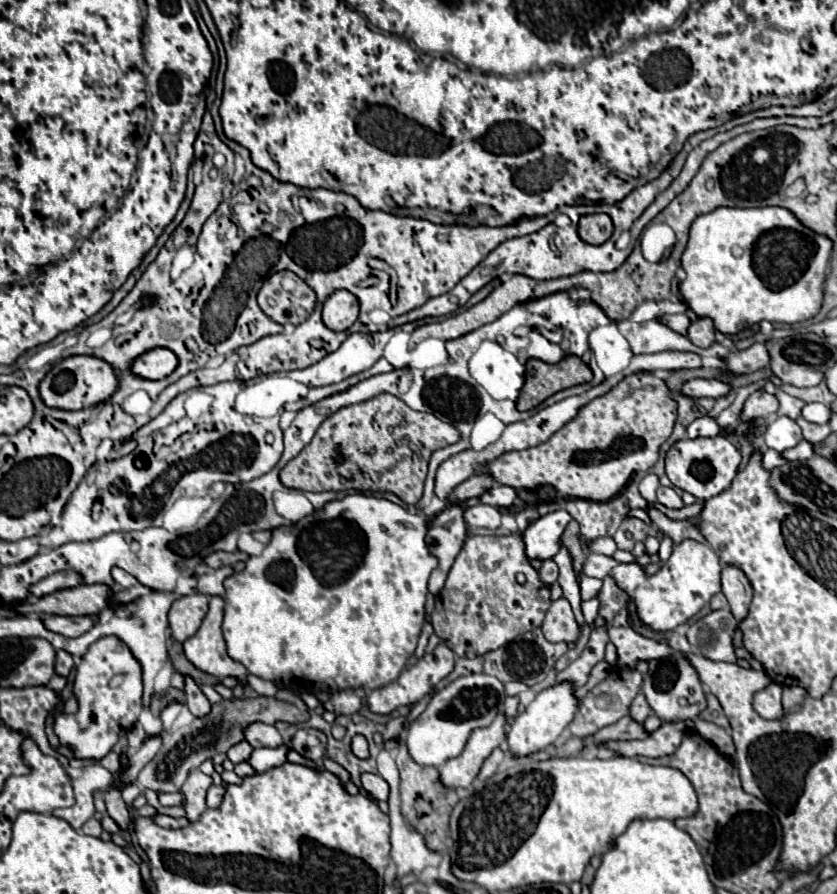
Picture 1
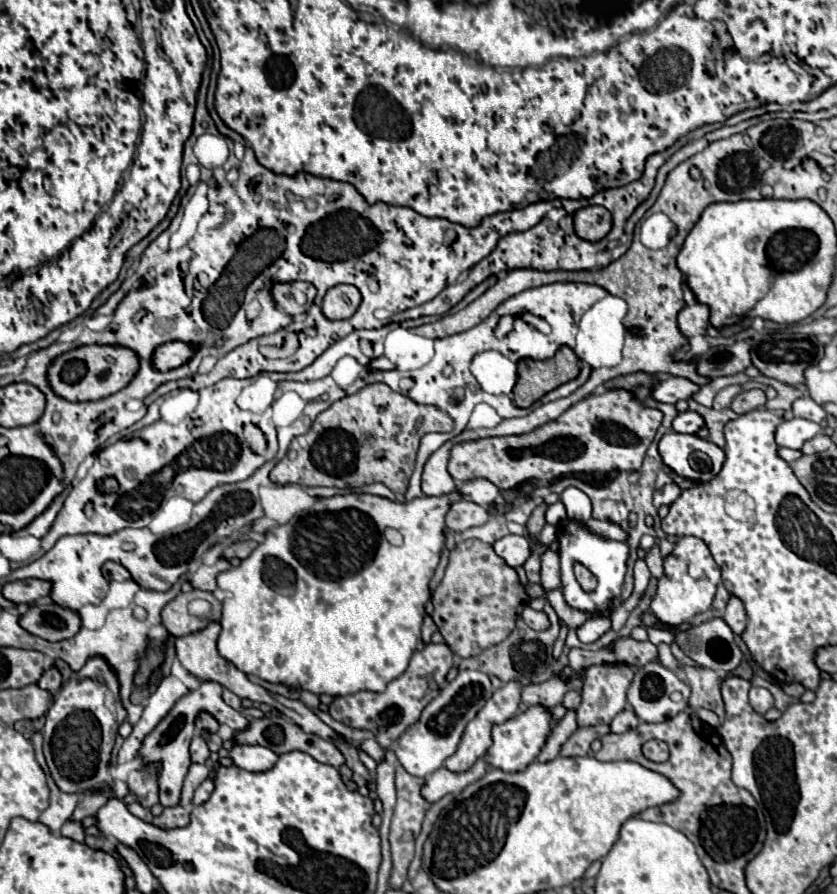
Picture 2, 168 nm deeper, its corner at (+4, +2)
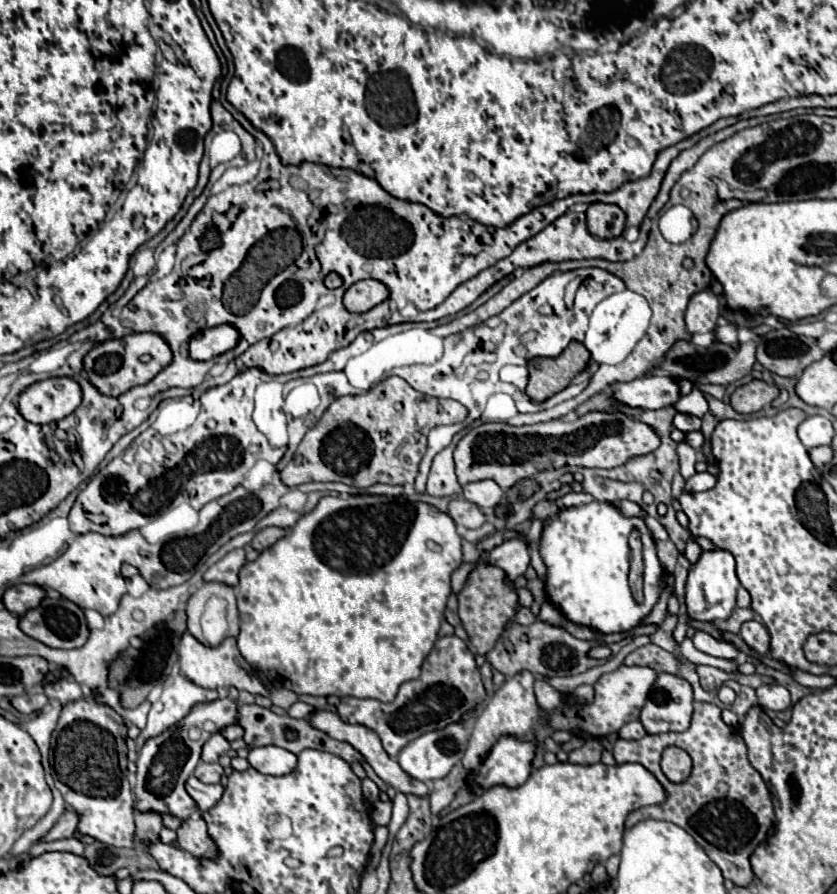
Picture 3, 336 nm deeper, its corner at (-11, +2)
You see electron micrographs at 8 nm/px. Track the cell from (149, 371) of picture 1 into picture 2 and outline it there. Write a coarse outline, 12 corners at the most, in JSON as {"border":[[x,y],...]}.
{"border":[[170,341],[156,349],[154,367],[170,371],[194,355],[194,345]]}

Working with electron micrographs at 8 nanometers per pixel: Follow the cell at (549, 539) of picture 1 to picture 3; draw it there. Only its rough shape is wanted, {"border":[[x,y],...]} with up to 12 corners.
{"border":[[509,539],[491,551],[487,561],[507,573],[523,575],[531,563],[523,539]]}

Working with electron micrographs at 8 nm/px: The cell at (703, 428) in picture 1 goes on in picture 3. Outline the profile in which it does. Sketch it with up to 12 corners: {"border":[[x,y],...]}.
{"border":[[679,413],[673,419],[683,433],[699,431],[701,419]]}

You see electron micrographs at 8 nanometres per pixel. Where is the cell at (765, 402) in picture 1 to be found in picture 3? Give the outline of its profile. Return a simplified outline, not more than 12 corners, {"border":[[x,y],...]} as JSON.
{"border":[[763,381],[735,389],[731,407],[737,413],[761,411],[779,389]]}

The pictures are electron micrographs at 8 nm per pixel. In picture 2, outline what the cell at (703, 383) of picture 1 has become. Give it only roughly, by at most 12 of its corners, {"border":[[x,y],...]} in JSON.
{"border":[[664,377],[652,385],[652,399],[676,403],[690,399],[698,385],[682,377]]}

